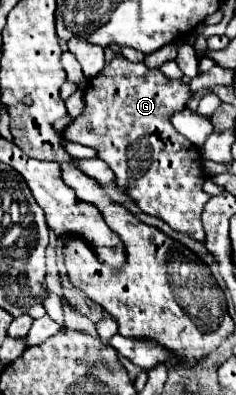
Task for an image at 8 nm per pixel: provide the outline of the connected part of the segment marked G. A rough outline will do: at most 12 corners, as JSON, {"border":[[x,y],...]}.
{"border":[[121,53],[63,137],[141,211],[203,241],[201,155],[191,91]]}

